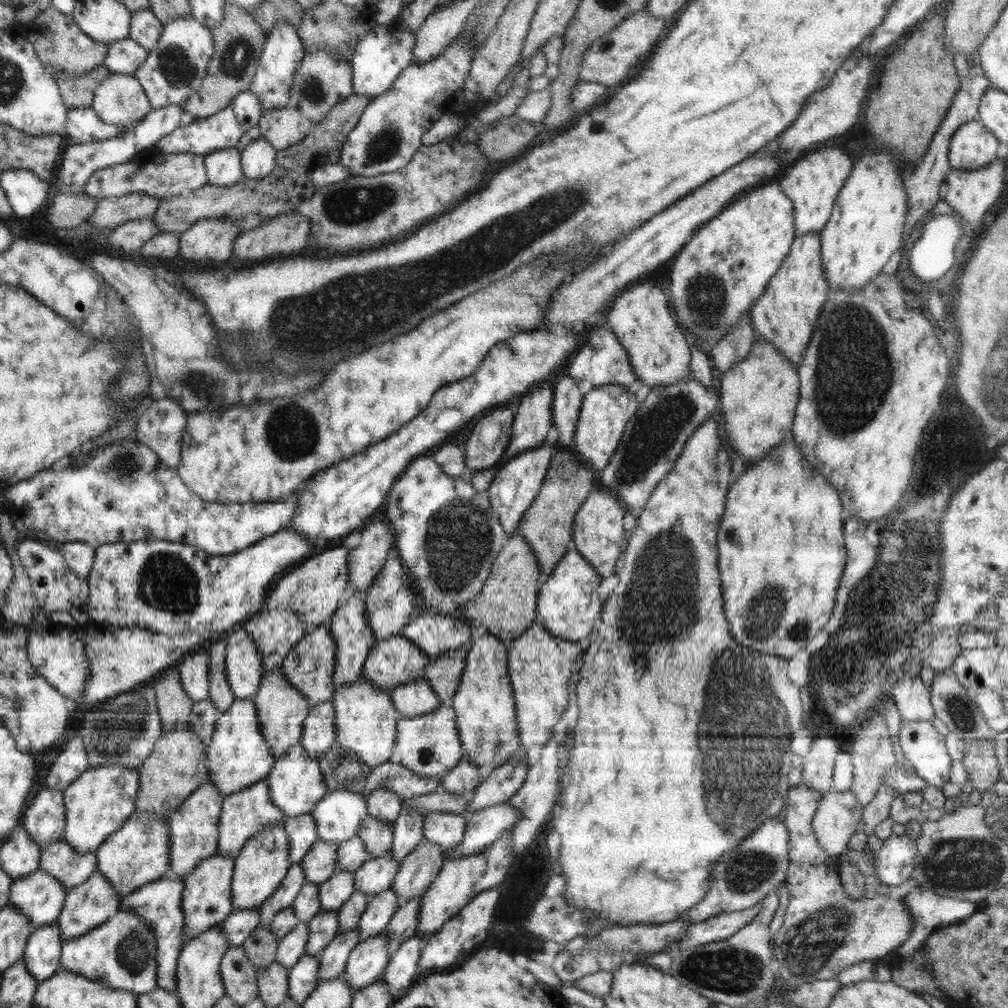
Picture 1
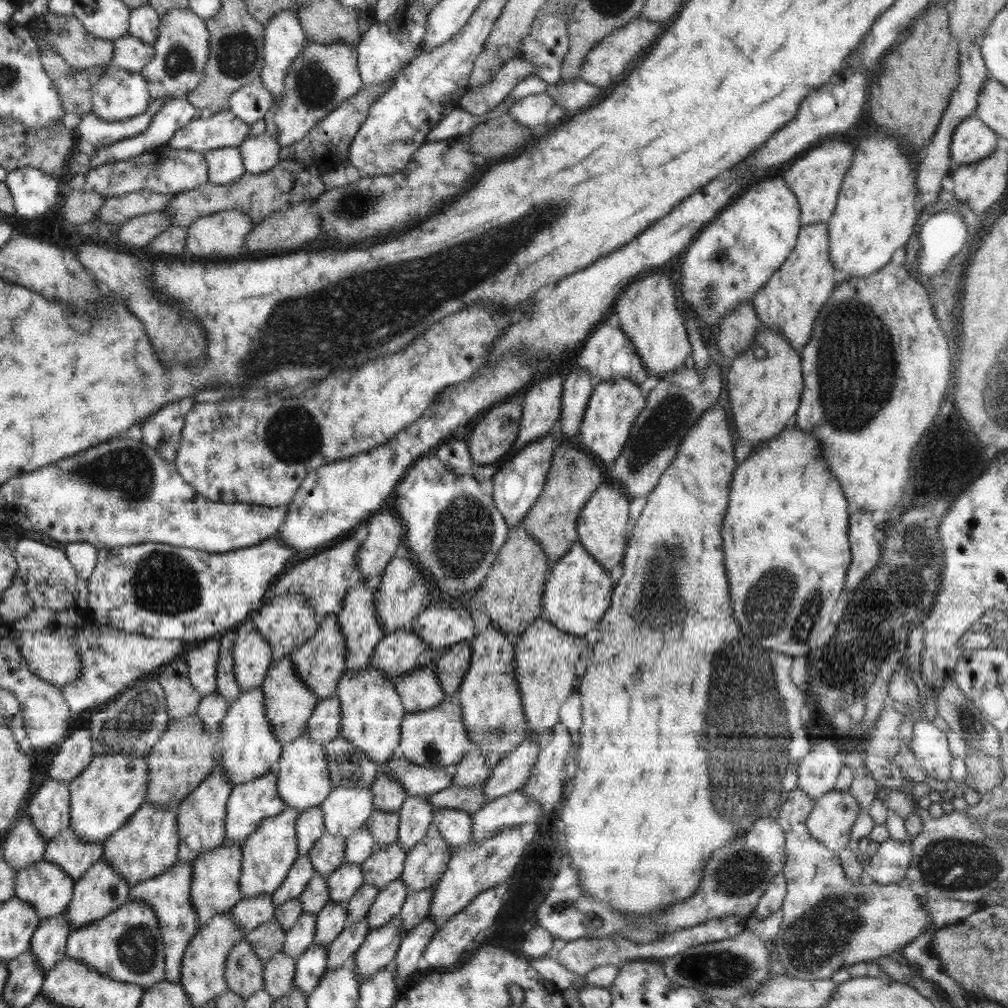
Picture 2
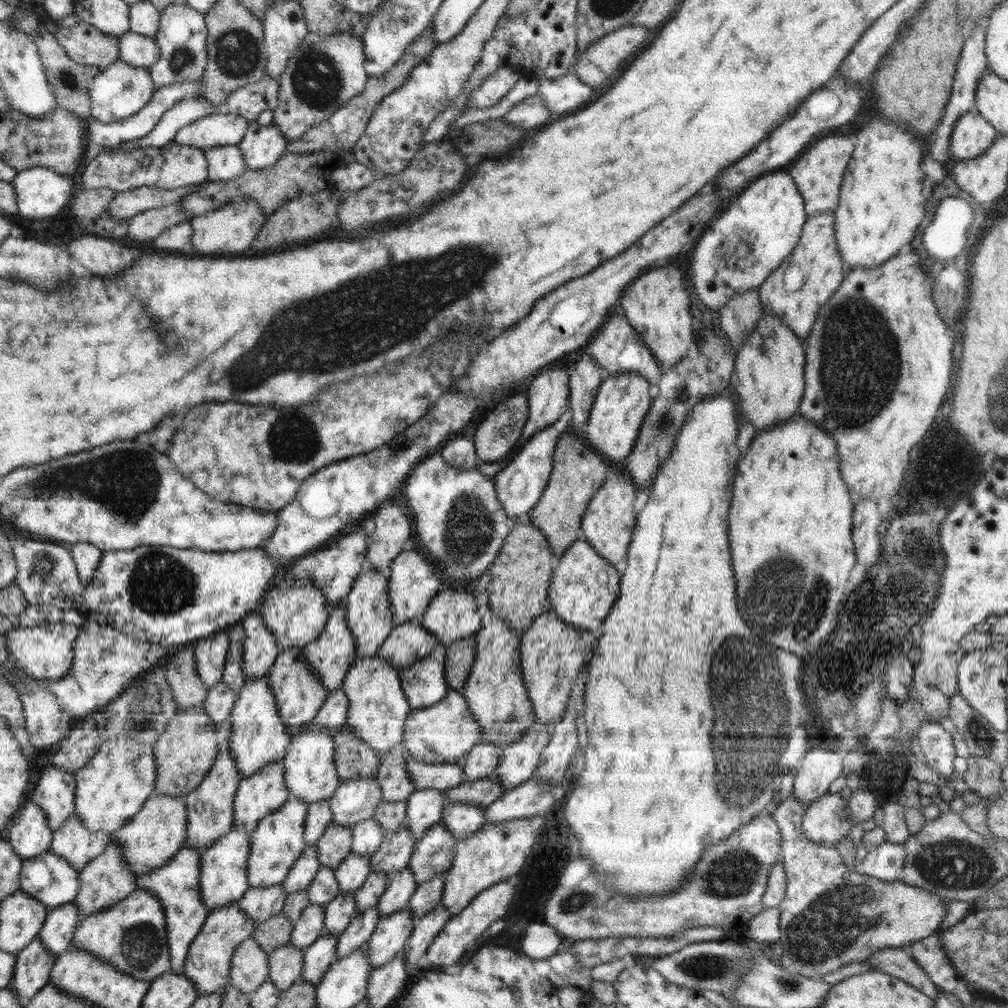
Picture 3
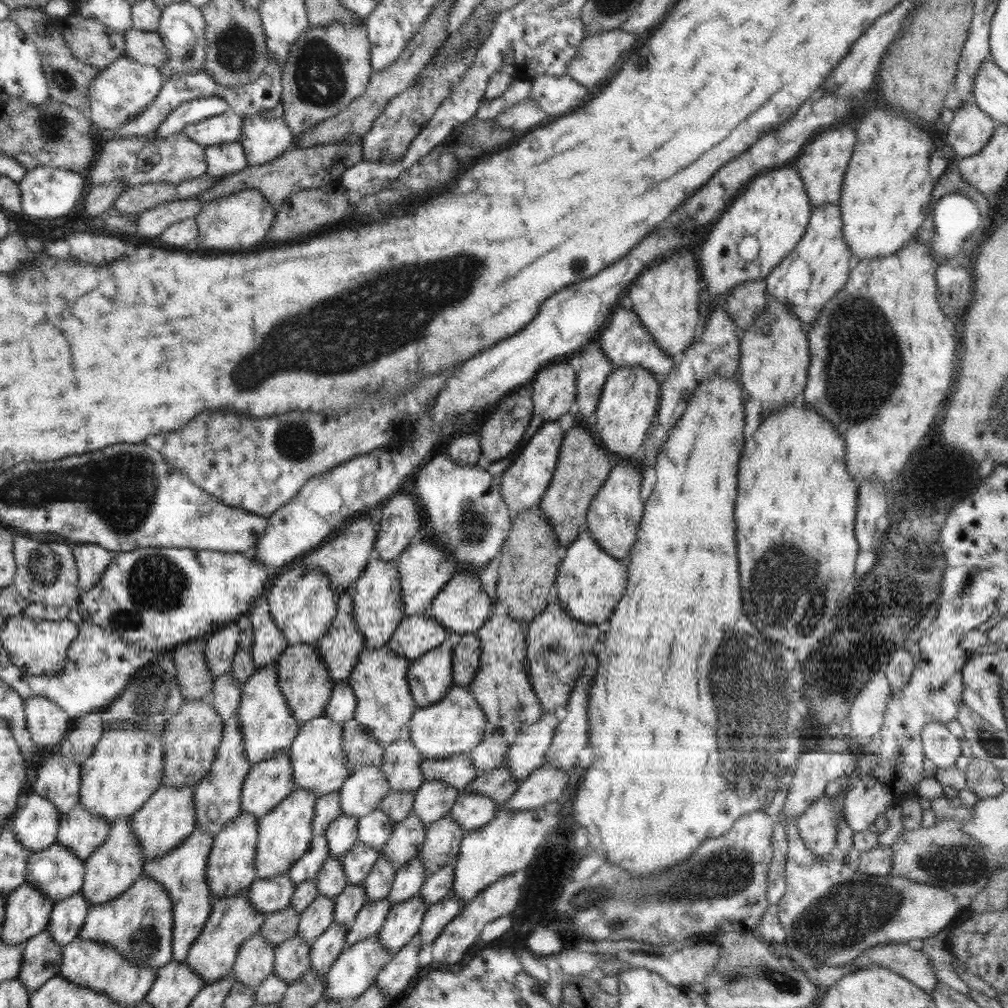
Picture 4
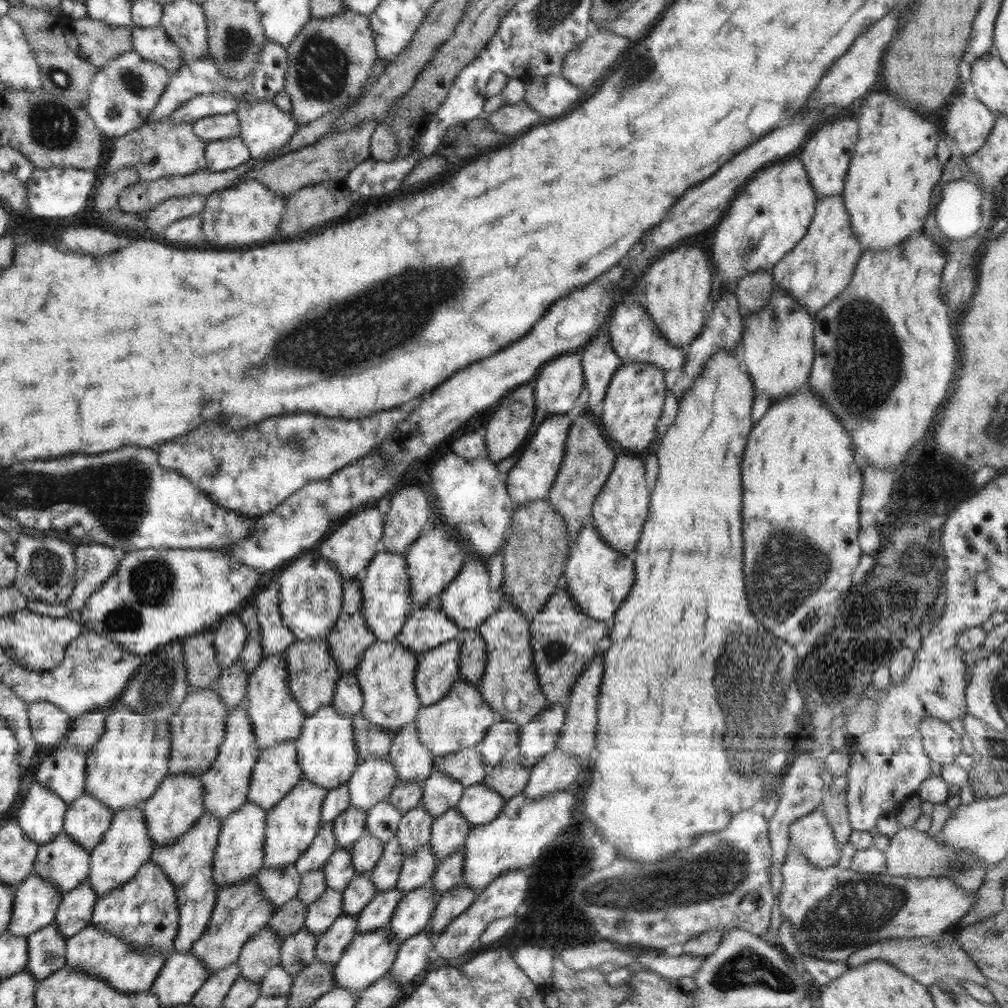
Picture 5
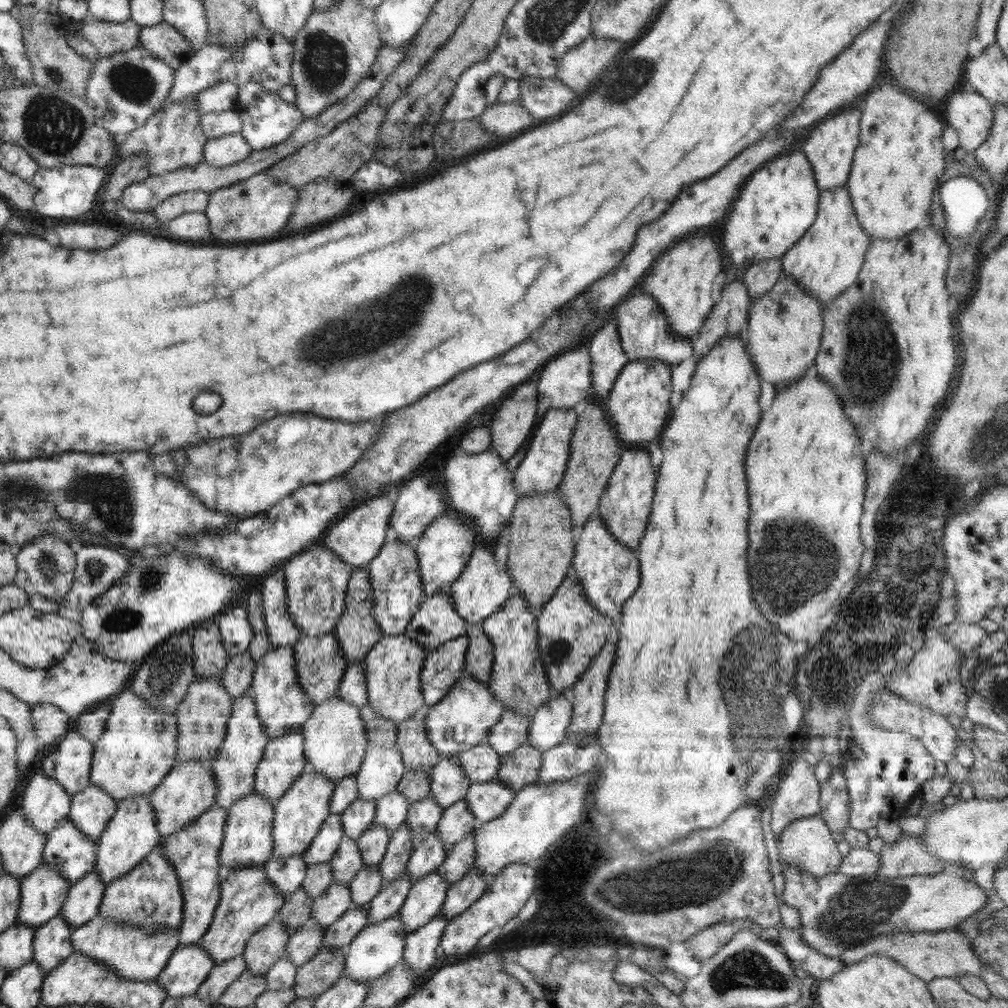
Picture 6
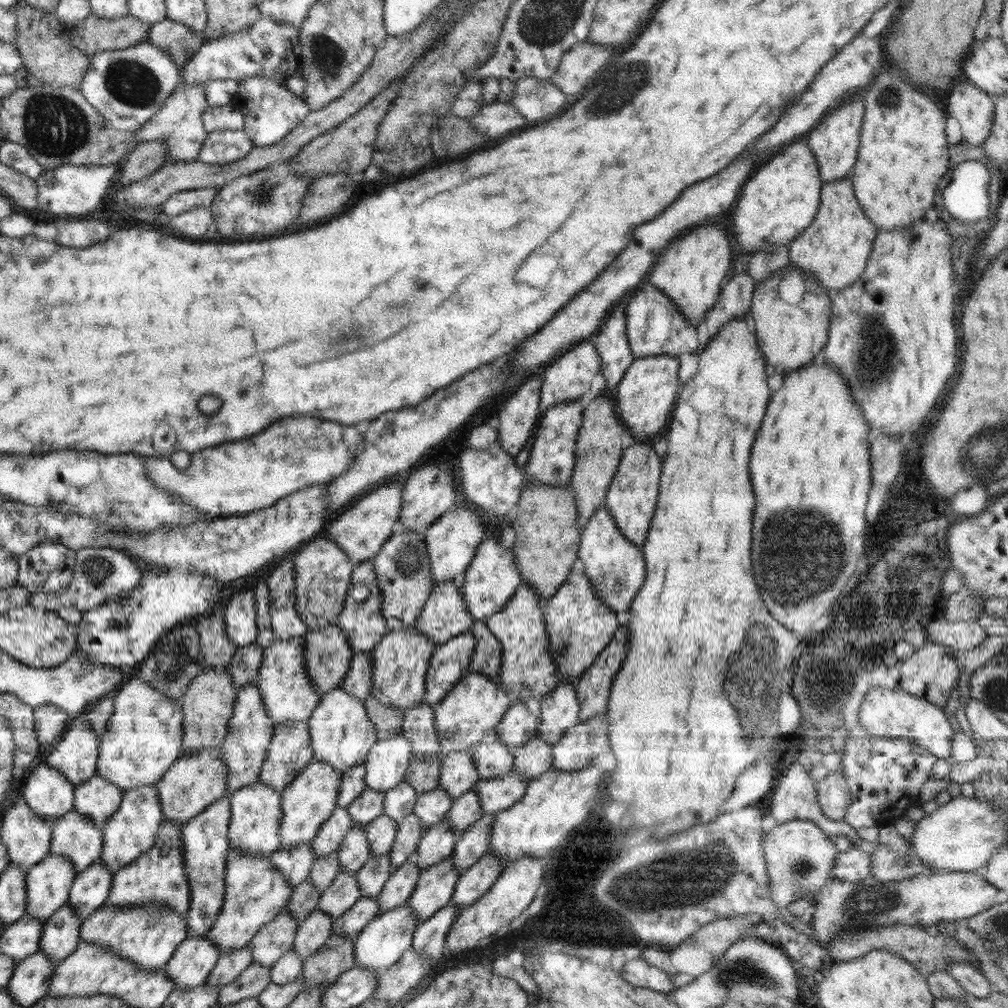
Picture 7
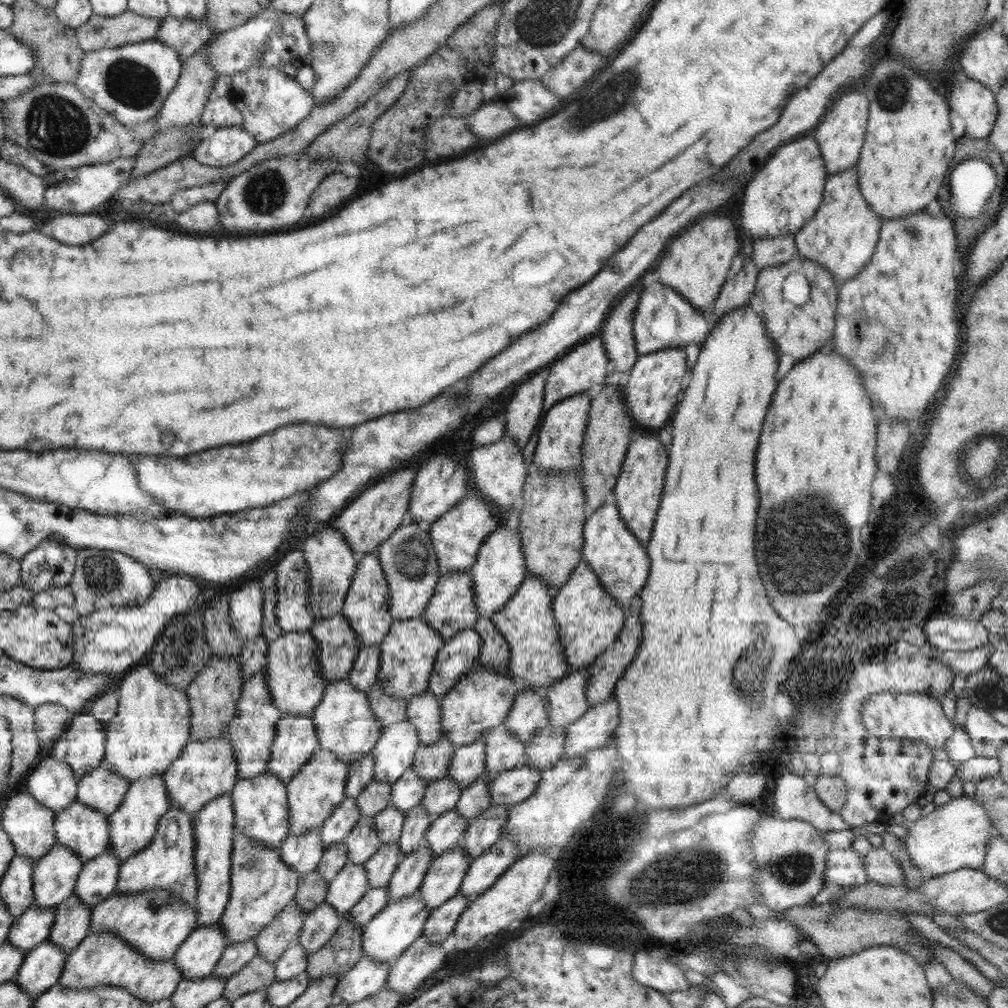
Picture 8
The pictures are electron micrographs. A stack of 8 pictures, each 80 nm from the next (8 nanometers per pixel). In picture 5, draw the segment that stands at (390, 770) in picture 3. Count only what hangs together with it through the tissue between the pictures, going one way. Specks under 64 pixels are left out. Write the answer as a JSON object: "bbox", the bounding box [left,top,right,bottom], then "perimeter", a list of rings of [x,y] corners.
{"bbox":[387,722,433,783],"perimeter":[[[415,722],[407,723],[392,739],[387,758],[395,766],[400,783],[422,783],[433,768],[433,754],[420,741]]]}

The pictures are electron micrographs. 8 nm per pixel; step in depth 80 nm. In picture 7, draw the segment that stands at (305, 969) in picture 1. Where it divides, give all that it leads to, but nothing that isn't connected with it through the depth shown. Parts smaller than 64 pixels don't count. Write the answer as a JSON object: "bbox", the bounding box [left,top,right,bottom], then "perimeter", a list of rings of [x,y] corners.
{"bbox":[332,896,379,938],"perimeter":[[[361,896],[339,919],[334,921],[332,934],[356,938],[379,914],[377,896]]]}

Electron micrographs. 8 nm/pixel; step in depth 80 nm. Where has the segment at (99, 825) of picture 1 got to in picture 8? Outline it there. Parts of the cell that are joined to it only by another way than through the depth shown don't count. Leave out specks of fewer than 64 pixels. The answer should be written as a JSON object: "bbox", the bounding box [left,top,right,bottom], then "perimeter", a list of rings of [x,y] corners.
{"bbox":[103,665,192,783],"perimeter":[[[147,665],[130,672],[116,693],[118,710],[105,725],[103,762],[107,762],[116,775],[130,783],[163,775],[188,744],[191,735],[192,714],[186,691],[165,684]]]}

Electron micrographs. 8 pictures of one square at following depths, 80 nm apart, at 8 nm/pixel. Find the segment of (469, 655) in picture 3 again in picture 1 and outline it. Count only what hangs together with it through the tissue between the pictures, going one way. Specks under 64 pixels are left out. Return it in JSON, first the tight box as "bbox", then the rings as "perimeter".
{"bbox":[424,644,470,705],"perimeter":[[[466,644],[458,649],[447,651],[426,666],[424,679],[430,683],[430,687],[438,695],[441,705],[453,704],[453,697],[461,684],[469,650],[470,644]]]}

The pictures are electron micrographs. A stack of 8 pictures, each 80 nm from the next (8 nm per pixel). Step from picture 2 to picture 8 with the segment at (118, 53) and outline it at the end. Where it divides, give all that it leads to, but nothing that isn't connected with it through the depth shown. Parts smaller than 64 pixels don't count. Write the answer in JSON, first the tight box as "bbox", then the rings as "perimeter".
{"bbox":[155,15,214,65],"perimeter":[[[168,15],[160,21],[160,28],[157,30],[155,39],[177,50],[184,65],[199,48],[213,38],[213,35],[214,32],[206,18],[180,20]]]}

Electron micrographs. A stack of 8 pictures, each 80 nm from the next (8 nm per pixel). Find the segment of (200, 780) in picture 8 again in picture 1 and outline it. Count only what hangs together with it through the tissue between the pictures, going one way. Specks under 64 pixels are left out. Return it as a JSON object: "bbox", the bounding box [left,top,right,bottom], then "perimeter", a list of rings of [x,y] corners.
{"bbox":[95,812,174,898],"perimeter":[[[134,812],[95,851],[97,870],[122,898],[154,880],[174,877],[170,868],[170,835],[165,816]]]}

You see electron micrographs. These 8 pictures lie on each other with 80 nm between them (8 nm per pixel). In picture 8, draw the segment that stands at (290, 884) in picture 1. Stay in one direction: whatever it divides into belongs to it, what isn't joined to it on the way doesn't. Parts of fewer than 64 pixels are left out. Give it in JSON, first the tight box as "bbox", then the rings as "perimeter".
{"bbox":[319,798,362,850],"perimeter":[[[345,798],[319,829],[320,838],[326,850],[333,844],[343,842],[360,817],[362,814],[356,806],[355,798]]]}

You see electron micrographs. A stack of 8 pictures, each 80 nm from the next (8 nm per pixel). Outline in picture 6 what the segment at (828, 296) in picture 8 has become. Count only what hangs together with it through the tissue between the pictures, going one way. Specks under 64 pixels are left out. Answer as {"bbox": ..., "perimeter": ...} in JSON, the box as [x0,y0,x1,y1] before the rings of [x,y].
{"bbox":[745,277,823,392],"perimeter":[[[781,277],[768,293],[751,301],[745,346],[762,381],[774,385],[776,392],[799,378],[815,363],[823,331],[822,301],[805,290],[787,295],[789,279]]]}

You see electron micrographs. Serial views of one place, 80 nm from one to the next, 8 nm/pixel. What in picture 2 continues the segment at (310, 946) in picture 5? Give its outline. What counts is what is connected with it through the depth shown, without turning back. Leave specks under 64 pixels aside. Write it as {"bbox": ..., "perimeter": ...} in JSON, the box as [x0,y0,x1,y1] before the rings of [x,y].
{"bbox":[263,950,295,999],"perimeter":[[[281,950],[263,963],[263,988],[276,999],[281,999],[294,986],[295,960]]]}

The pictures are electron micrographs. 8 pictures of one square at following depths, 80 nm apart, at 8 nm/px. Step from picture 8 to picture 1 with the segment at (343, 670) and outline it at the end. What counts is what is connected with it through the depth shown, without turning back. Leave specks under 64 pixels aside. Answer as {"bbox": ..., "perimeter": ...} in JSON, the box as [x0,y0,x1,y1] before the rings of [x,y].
{"bbox":[253,668,310,758],"perimeter":[[[278,668],[262,678],[253,701],[256,711],[258,711],[260,733],[262,733],[275,758],[280,758],[291,746],[299,744],[302,730],[304,730],[302,726],[304,726],[304,720],[306,720],[310,710],[306,697],[286,681],[286,677],[282,675],[282,668]]]}

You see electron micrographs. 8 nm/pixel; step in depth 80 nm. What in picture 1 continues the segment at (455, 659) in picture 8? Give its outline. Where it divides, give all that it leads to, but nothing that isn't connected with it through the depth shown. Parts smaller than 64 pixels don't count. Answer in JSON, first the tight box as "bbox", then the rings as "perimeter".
{"bbox":[389,676,441,719],"perimeter":[[[424,676],[395,687],[389,697],[404,719],[424,716],[441,705],[438,695]]]}

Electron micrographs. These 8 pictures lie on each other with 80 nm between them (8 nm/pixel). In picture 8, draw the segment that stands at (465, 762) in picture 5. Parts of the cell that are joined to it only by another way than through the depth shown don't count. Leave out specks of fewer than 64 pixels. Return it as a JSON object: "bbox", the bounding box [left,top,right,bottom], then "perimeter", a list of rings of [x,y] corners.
{"bbox":[481,724,525,779],"perimeter":[[[505,724],[489,729],[481,740],[485,742],[488,777],[495,779],[504,770],[525,766],[525,743],[513,736]]]}

